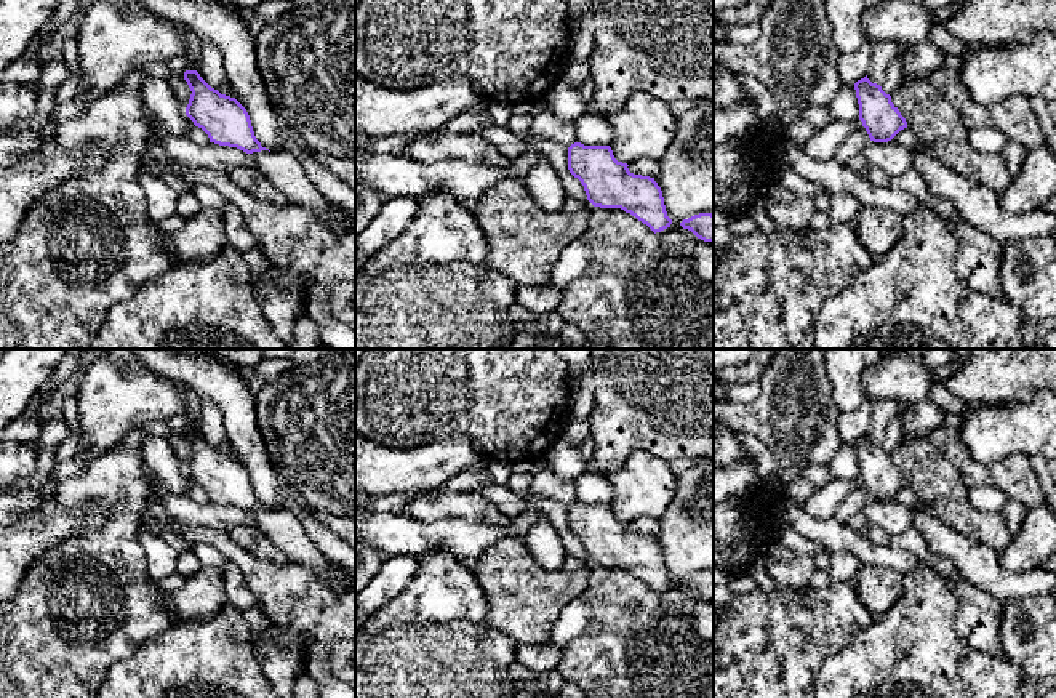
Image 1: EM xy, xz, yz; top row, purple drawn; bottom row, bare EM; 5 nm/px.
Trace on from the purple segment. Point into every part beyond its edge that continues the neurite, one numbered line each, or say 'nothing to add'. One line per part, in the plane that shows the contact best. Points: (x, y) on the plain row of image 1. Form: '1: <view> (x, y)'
nothing to add

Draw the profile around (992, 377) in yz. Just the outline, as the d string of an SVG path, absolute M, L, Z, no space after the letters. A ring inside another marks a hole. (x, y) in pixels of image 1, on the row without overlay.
M971 349L963 367L942 383L963 403L1029 402L1040 391L1056 391L1056 349Z

